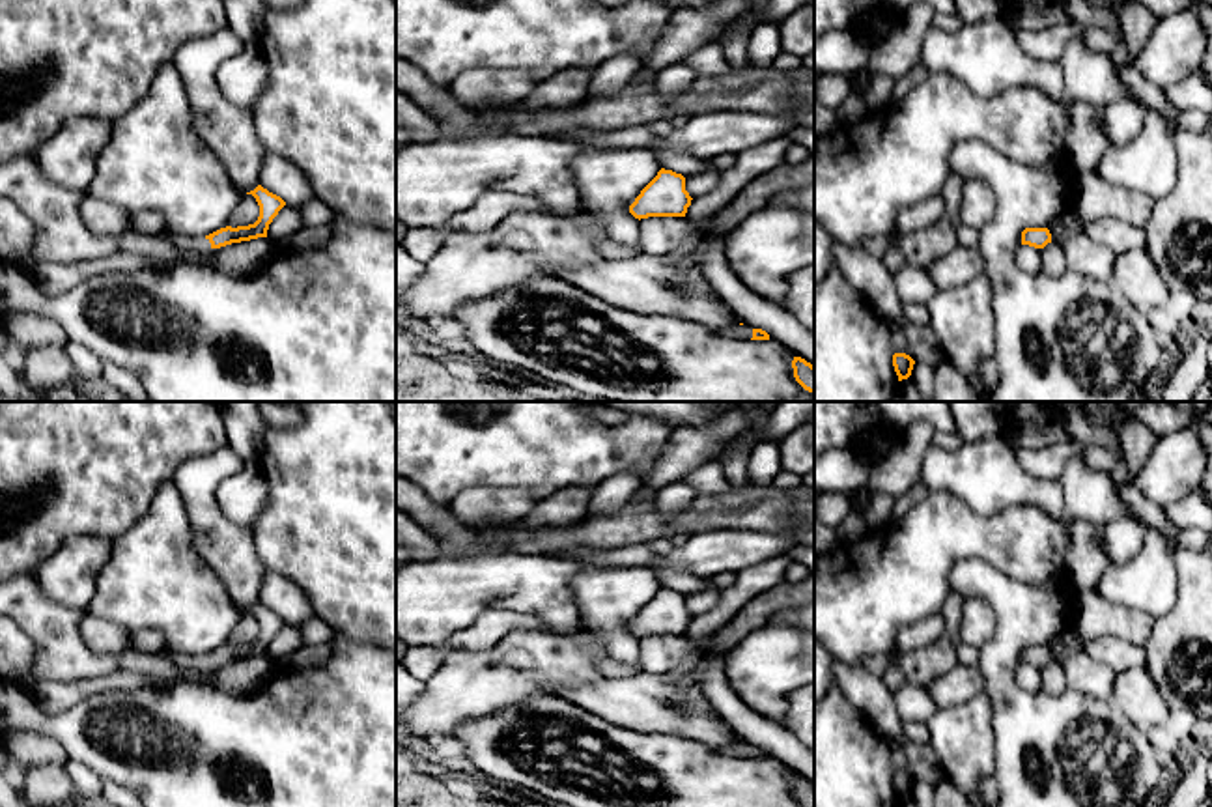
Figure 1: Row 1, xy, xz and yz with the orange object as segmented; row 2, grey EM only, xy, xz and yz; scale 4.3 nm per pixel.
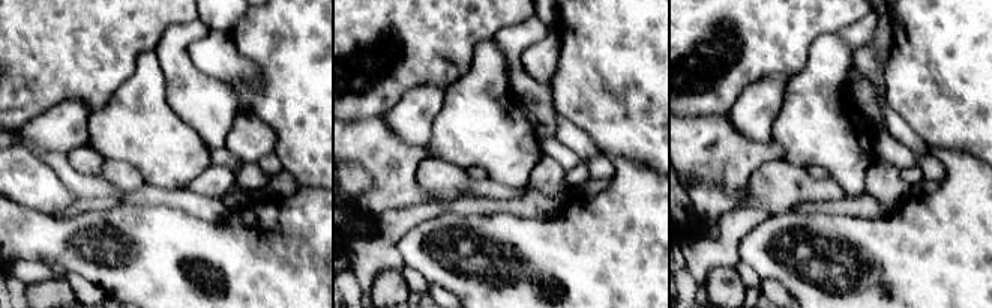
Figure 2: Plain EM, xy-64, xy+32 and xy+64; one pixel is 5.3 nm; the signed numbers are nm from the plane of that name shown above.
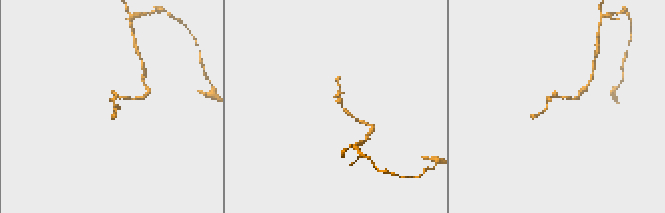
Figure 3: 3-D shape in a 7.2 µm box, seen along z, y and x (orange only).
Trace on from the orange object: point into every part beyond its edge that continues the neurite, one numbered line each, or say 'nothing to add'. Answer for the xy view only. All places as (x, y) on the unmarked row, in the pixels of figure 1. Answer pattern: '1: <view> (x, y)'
1: xy (183, 660)

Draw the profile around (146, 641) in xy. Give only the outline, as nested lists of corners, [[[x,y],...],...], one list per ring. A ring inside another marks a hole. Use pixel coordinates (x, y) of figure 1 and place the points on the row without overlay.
[[[157,630],[131,631],[133,646],[140,654],[157,654],[166,648],[164,637]]]

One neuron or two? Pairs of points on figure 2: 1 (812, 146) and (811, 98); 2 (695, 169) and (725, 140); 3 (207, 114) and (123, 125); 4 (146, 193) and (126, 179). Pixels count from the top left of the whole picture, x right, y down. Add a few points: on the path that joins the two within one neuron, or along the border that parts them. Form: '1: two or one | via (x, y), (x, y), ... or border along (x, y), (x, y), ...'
1: one | via (812, 134), (812, 110)
2: one | via (703, 163), (718, 147)
3: two | border along (167, 84), (167, 102), (204, 143)
4: two | border along (105, 179), (120, 193), (132, 193), (144, 184)

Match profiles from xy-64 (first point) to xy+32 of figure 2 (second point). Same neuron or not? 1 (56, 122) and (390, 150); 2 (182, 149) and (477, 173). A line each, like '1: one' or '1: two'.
1: two
2: two

